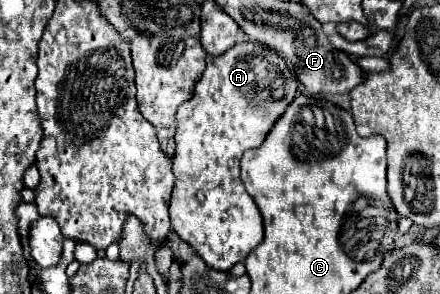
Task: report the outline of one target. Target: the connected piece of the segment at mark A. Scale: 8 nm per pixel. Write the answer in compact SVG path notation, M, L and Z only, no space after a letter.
M241 42L217 58L207 58L207 68L195 84L193 98L181 104L175 112L177 152L173 158L175 188L169 204L171 226L179 238L183 238L215 270L231 270L263 240L263 218L257 204L243 188L239 178L239 160L245 150L263 144L277 118L281 118L293 102L295 92L297 78L277 52L257 42Z

